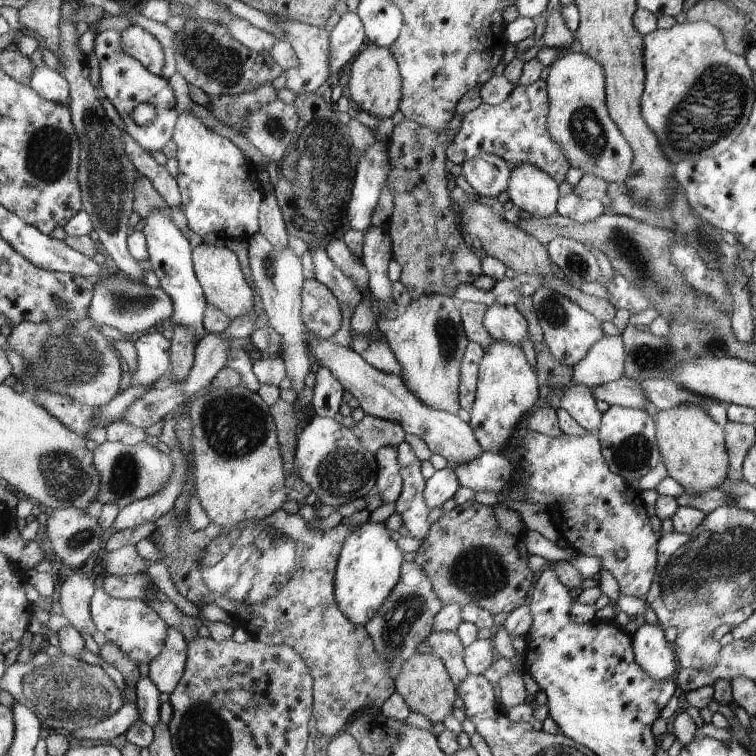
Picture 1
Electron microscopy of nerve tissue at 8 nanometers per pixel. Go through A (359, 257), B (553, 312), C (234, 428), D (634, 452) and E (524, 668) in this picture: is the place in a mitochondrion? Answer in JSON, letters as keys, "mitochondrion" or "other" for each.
{"A":"other","B":"mitochondrion","C":"mitochondrion","D":"mitochondrion","E":"other"}

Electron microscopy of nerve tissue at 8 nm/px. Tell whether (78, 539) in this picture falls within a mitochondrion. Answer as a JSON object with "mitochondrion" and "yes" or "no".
{"mitochondrion":"yes"}

